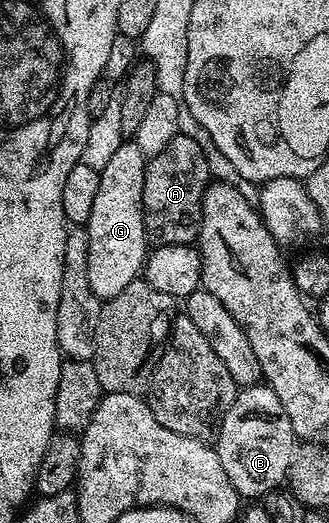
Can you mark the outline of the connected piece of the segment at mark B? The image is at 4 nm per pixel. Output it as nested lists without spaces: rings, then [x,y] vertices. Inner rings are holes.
[[[254,385],[238,390],[236,401],[224,415],[215,437],[220,465],[238,496],[249,499],[247,501],[262,498],[286,480],[296,445],[297,436],[290,417],[268,385]]]

